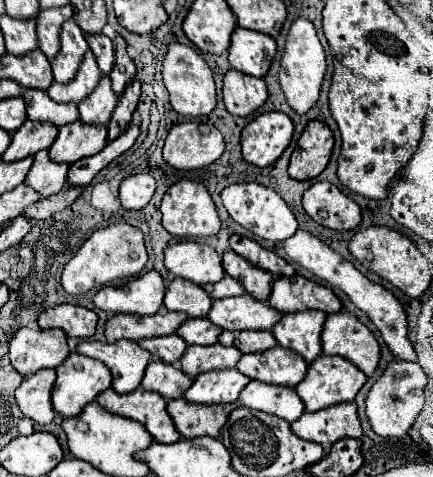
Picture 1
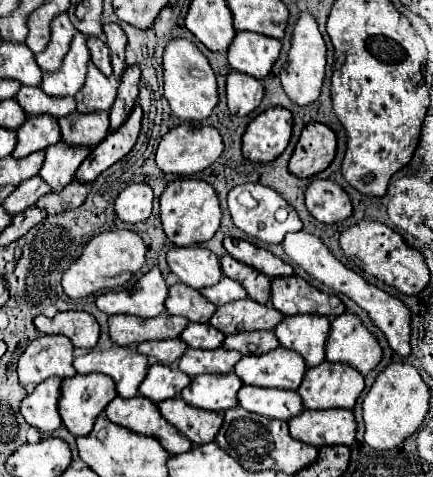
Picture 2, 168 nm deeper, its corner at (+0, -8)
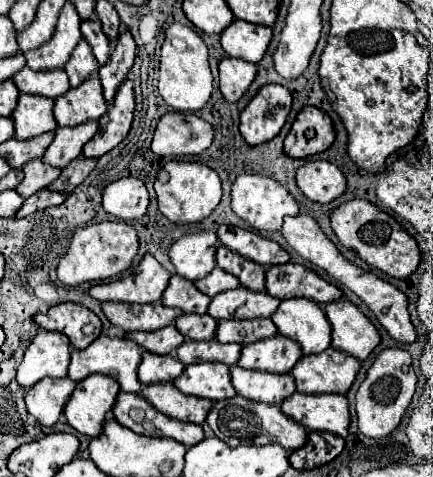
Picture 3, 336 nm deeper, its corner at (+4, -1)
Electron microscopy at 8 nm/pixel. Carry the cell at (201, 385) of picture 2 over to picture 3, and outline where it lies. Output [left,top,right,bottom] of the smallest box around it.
[174,363,236,401]

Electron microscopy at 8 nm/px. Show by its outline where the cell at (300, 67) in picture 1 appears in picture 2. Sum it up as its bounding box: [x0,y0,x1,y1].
[280,12,326,106]

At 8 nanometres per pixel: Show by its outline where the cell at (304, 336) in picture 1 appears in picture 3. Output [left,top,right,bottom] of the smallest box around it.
[270,301,330,355]

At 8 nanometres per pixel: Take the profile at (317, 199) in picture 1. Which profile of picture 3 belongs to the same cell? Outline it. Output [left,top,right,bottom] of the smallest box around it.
[296,161,346,203]

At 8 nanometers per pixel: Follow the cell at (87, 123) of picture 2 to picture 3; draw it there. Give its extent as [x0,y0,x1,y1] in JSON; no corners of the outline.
[54,77,108,127]

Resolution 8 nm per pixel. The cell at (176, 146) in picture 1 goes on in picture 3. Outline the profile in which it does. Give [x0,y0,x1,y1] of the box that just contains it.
[152,113,214,157]

